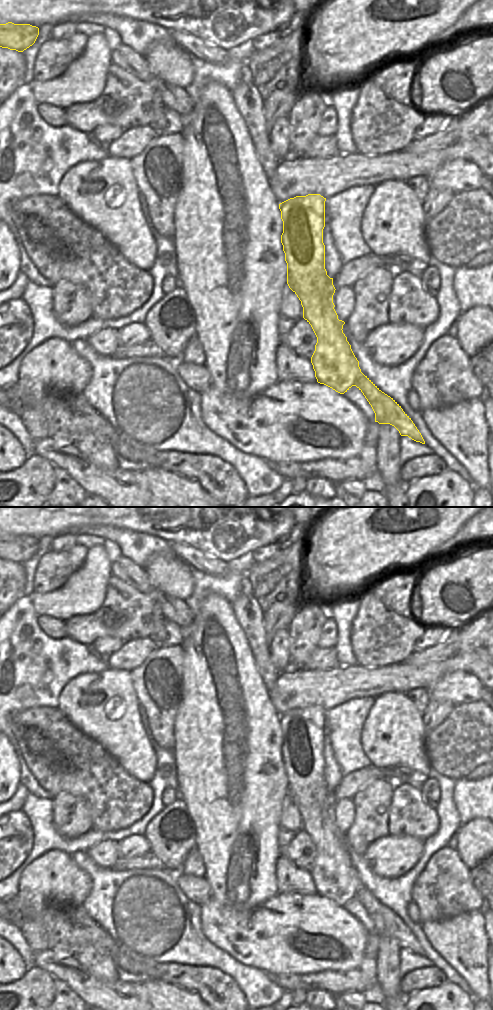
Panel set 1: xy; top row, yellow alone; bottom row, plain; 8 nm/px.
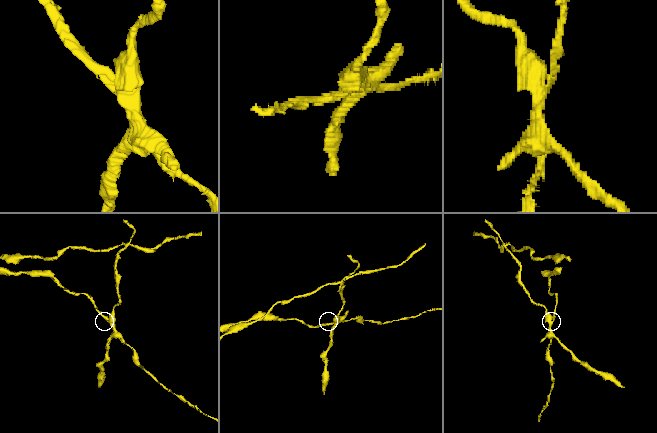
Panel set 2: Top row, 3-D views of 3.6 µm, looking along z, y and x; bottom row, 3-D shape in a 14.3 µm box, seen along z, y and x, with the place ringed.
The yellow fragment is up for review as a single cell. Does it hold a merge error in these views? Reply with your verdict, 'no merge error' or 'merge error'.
merge error

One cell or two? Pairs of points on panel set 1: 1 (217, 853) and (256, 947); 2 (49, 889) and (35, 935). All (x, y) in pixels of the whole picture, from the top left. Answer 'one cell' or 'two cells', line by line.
1: two cells
2: one cell

